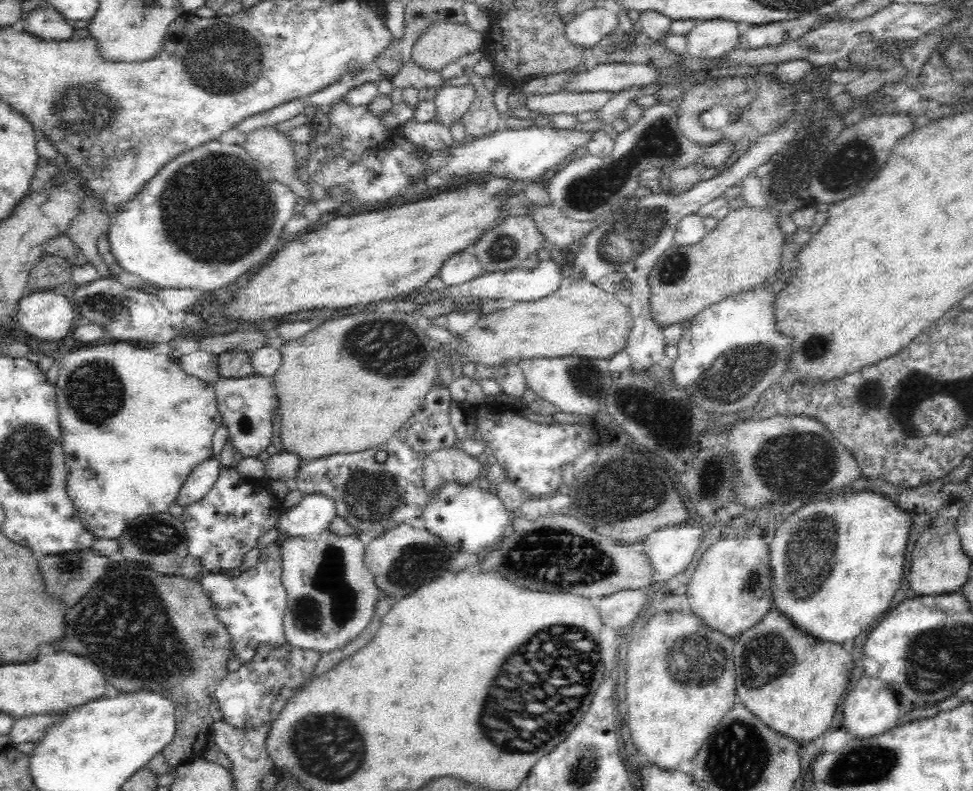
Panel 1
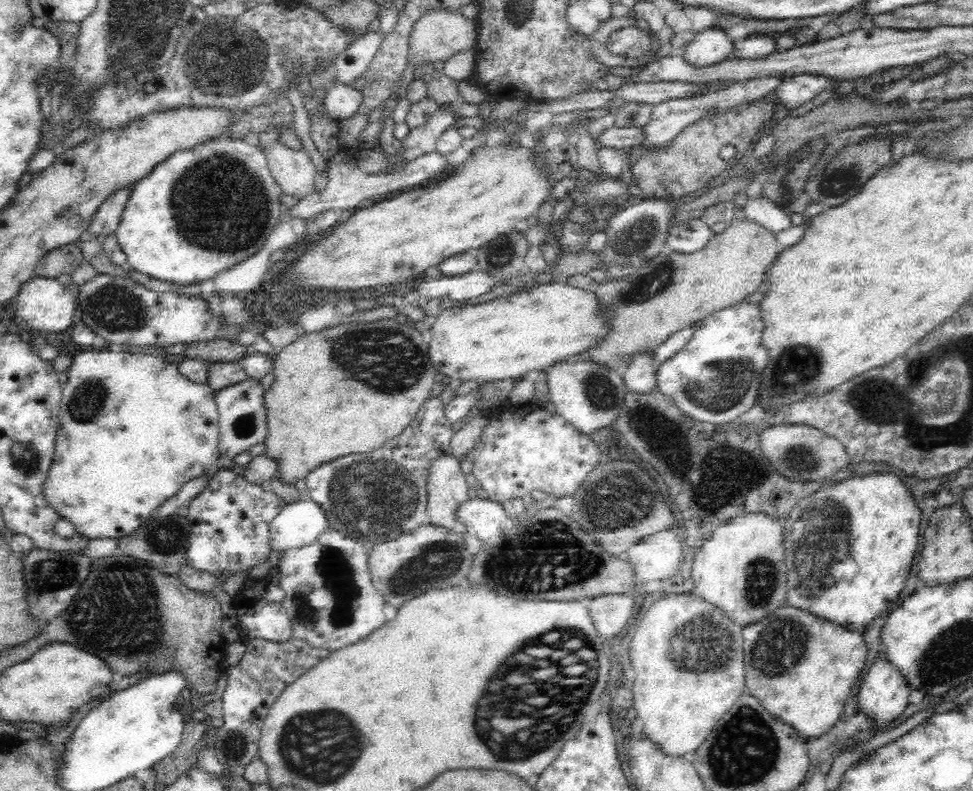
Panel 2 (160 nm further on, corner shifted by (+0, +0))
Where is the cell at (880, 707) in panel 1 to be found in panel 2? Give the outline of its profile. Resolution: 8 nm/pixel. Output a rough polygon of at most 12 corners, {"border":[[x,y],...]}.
{"border":[[878,658],[858,690],[858,708],[887,724],[900,718],[911,686]]}

